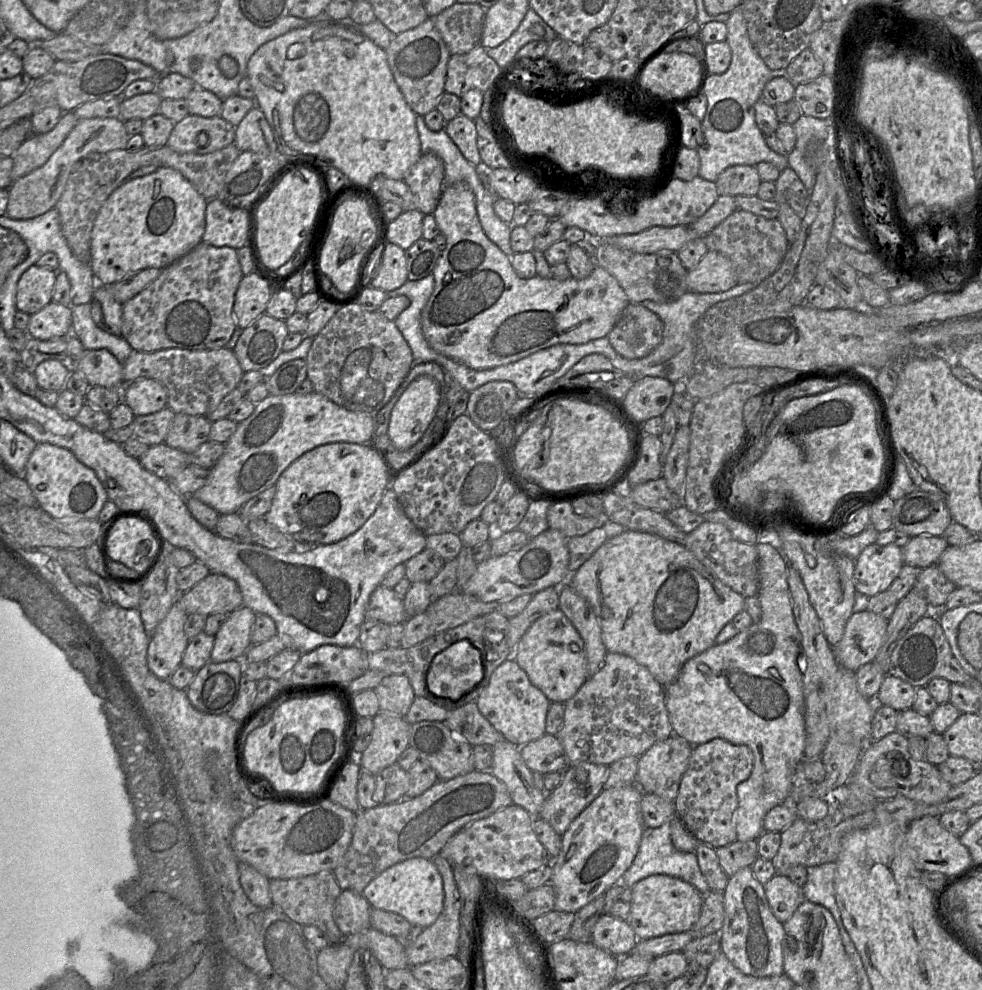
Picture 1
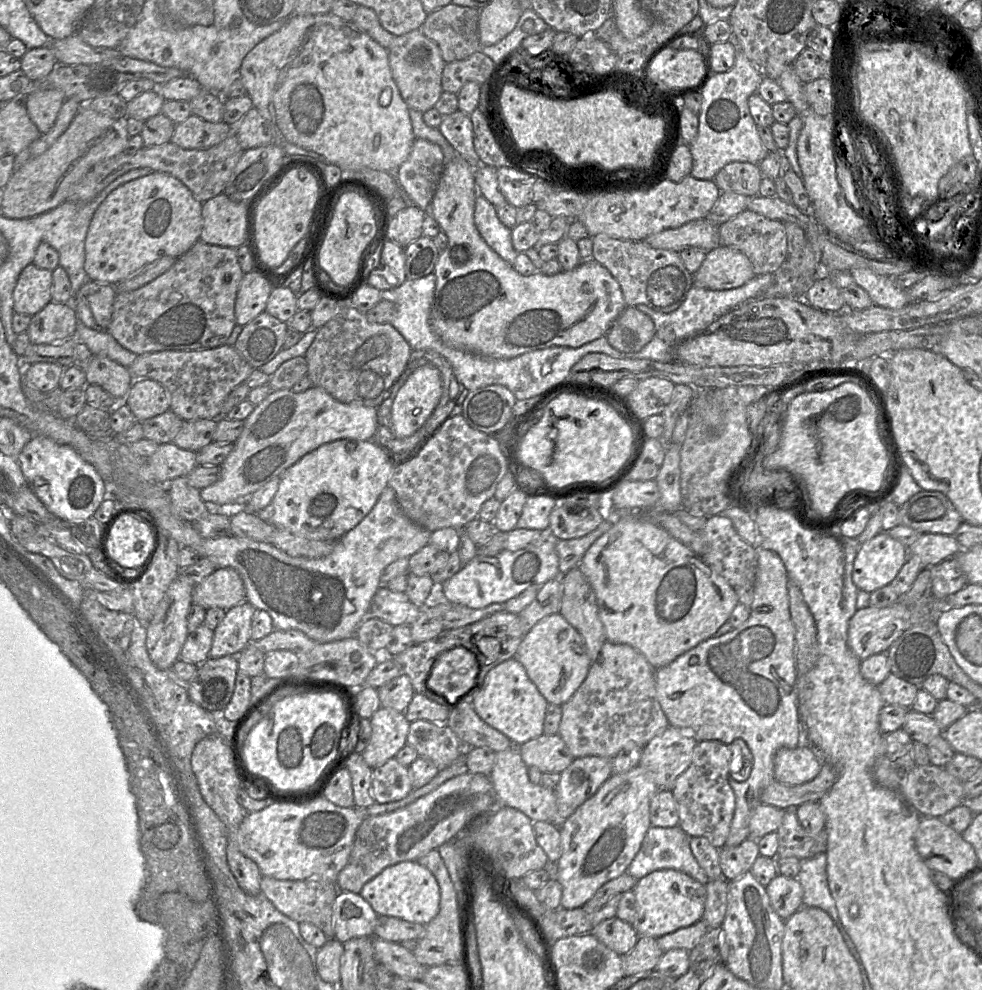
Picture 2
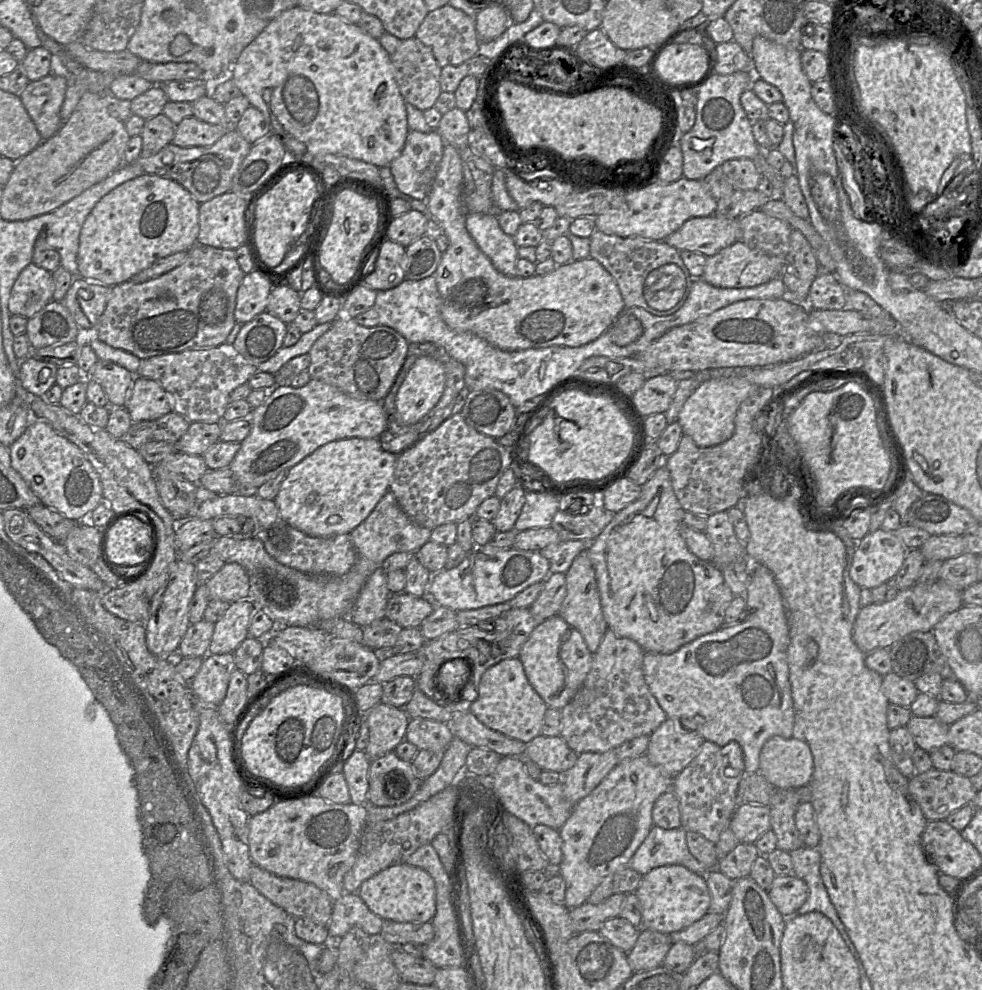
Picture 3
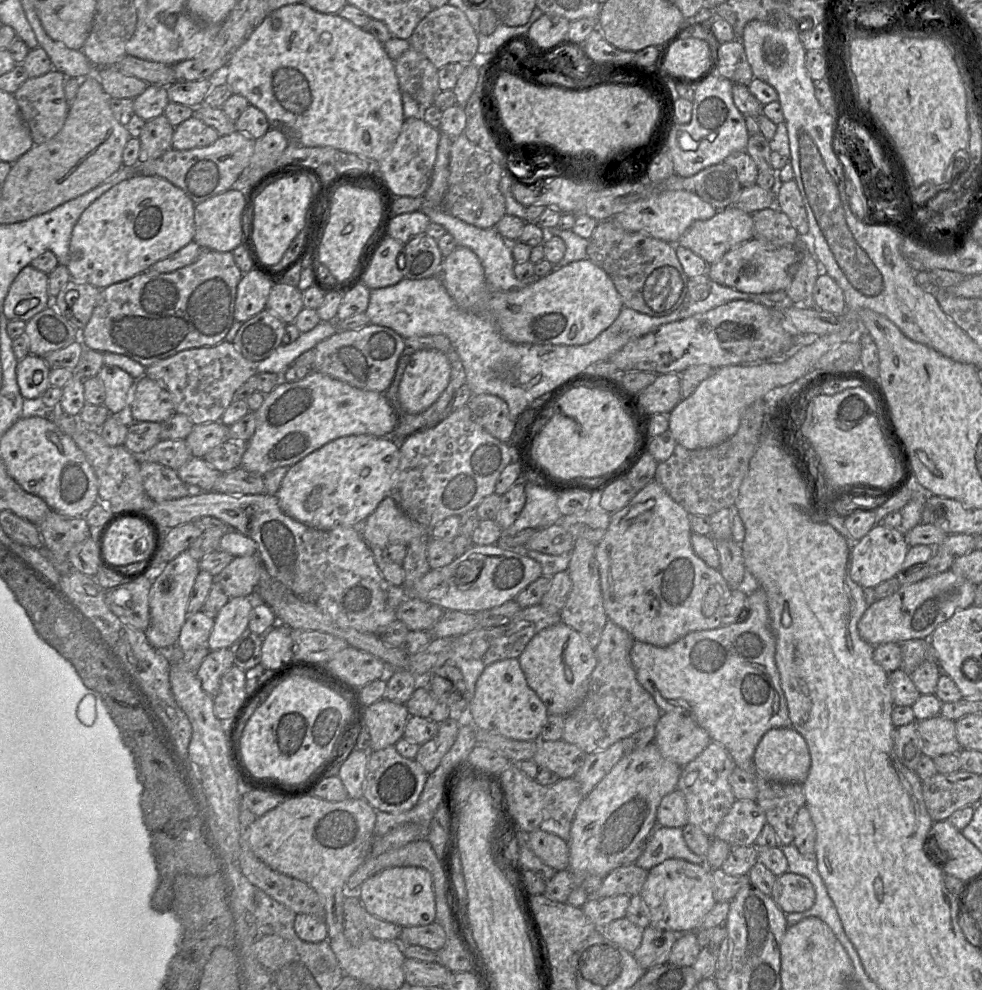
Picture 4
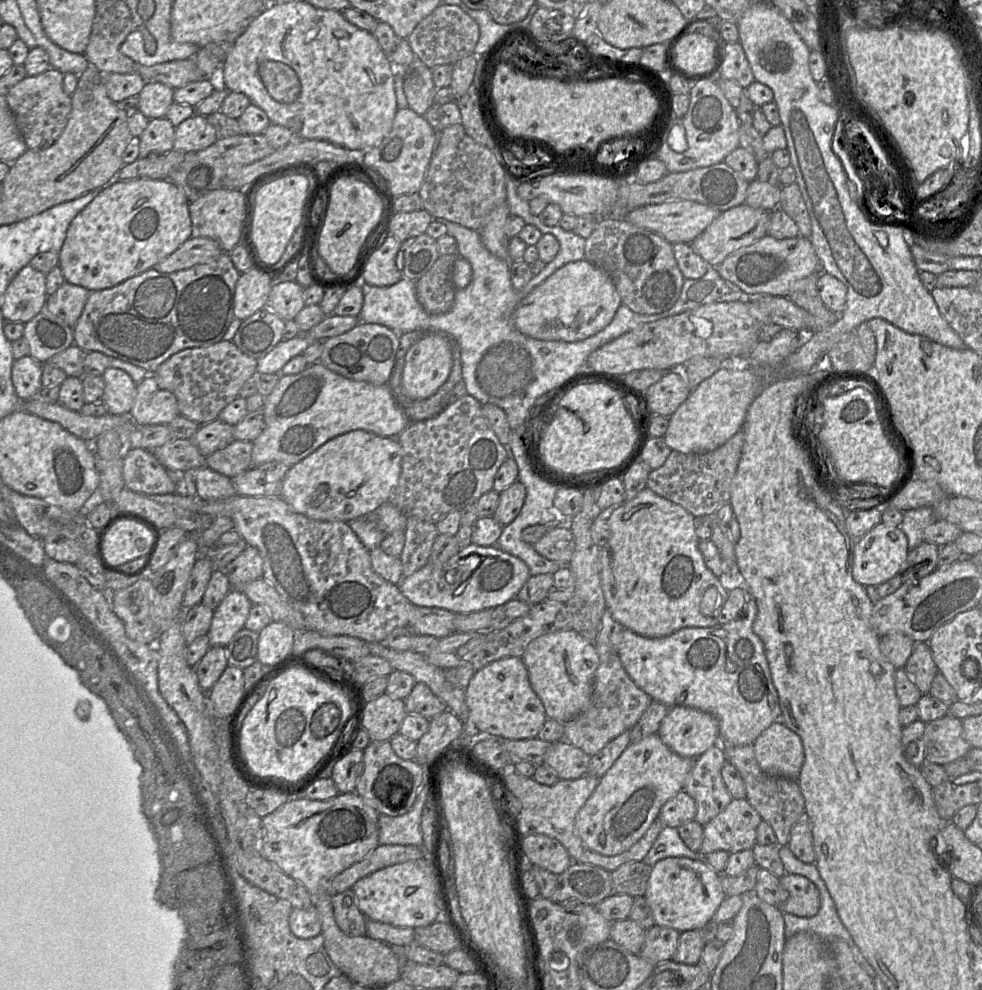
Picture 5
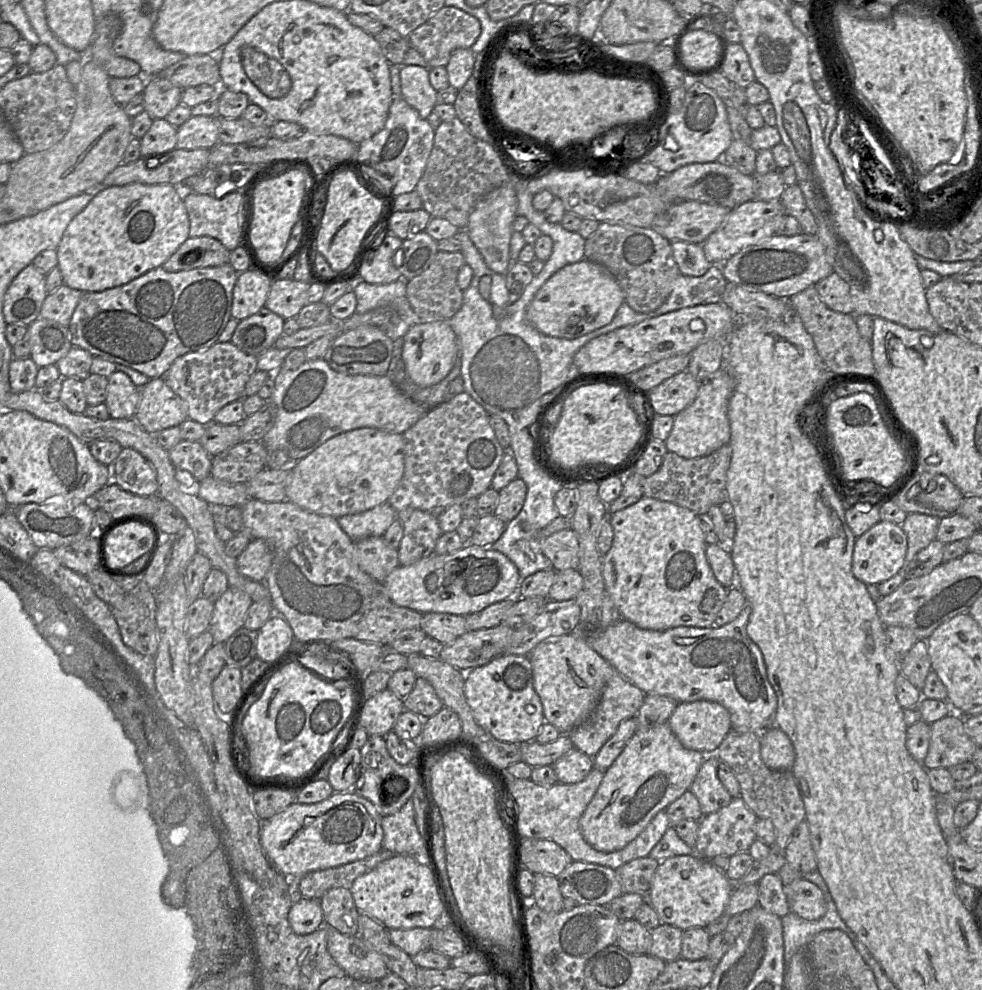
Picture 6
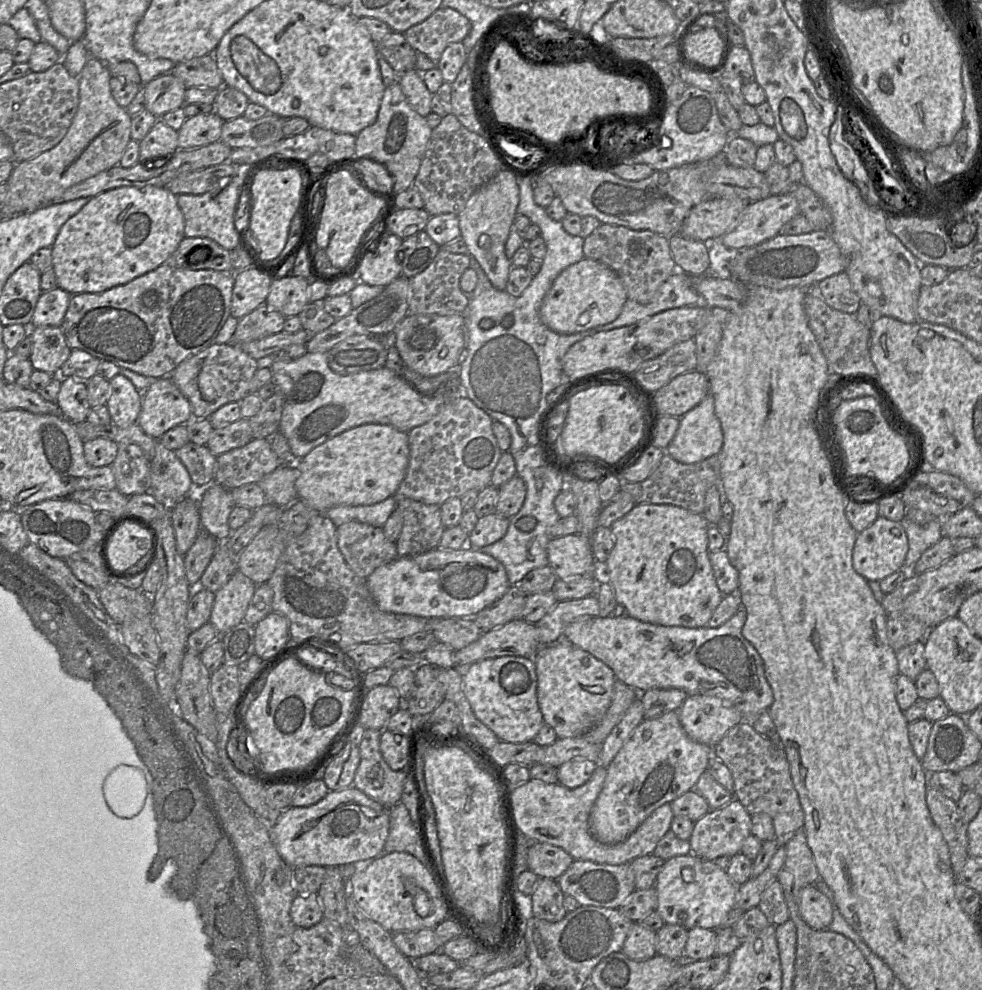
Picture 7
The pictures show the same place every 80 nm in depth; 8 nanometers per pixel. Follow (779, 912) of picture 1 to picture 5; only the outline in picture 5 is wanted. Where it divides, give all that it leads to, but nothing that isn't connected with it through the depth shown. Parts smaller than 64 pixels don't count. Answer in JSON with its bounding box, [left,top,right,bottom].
[780,874,821,917]

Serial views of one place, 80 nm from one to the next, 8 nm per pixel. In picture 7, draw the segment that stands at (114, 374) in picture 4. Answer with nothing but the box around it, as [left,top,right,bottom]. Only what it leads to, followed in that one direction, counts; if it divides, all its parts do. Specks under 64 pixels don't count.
[106,374,142,427]

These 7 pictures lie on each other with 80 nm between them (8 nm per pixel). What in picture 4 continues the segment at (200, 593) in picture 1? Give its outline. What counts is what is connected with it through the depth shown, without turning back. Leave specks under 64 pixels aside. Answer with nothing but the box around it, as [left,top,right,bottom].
[213,555,262,598]

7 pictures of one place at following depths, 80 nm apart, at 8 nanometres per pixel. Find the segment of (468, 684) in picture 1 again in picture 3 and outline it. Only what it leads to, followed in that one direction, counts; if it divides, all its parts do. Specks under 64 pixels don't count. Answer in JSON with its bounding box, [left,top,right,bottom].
[437,659,471,700]

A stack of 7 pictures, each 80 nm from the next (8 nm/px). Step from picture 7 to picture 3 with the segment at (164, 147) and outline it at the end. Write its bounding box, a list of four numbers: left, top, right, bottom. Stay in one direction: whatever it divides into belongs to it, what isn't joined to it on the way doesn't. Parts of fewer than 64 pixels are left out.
[141,113,176,157]

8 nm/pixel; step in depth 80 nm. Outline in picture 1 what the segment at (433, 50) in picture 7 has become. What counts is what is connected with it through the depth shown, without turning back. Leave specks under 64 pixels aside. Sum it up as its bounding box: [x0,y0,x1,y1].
[433,2,486,55]

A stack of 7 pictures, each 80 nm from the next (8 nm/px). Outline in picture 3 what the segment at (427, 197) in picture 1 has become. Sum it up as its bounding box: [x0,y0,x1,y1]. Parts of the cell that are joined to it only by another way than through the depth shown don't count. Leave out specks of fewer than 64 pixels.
[389,130,445,200]

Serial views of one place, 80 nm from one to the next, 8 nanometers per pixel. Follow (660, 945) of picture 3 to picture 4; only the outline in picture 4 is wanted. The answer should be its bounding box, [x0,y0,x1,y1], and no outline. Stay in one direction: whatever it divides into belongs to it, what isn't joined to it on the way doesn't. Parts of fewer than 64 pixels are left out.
[633,926,679,970]

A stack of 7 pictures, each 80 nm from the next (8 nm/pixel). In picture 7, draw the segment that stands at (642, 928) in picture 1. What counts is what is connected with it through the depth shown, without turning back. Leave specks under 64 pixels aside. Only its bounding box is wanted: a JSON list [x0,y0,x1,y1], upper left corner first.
[654,854,738,930]

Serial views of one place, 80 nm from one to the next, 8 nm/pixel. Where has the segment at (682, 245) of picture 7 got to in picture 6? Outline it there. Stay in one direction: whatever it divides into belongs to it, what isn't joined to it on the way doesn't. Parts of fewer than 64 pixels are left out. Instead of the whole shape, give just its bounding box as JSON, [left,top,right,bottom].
[671,241,712,277]

